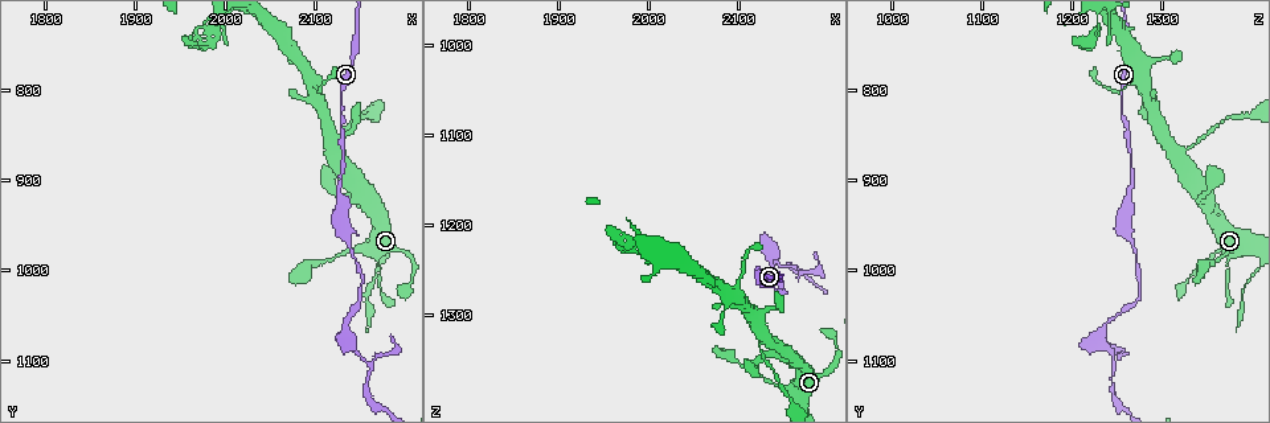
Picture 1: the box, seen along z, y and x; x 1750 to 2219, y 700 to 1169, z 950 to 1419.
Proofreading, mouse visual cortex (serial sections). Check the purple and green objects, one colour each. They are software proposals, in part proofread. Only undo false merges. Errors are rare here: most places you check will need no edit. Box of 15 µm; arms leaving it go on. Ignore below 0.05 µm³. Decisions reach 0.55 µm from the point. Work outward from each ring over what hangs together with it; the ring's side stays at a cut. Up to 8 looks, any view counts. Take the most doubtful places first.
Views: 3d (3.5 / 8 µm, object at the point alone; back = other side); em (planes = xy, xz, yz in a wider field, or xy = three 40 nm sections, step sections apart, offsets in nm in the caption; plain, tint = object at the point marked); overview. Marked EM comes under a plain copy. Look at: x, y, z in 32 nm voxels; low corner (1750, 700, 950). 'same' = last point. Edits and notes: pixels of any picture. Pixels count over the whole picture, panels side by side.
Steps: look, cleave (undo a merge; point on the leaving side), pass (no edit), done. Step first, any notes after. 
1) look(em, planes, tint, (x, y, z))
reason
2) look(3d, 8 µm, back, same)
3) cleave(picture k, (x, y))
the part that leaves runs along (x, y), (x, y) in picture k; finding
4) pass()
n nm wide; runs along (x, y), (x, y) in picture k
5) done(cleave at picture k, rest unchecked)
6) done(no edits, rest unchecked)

look(em, xy, step 5, tint, (2155, 1100, 1245))
sudden change in width

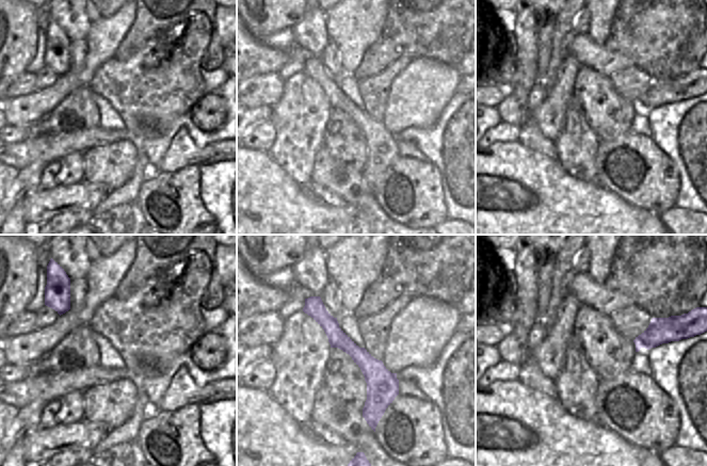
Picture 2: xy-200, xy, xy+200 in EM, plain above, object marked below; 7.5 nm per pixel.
look(3d, 3.5 µm, same)

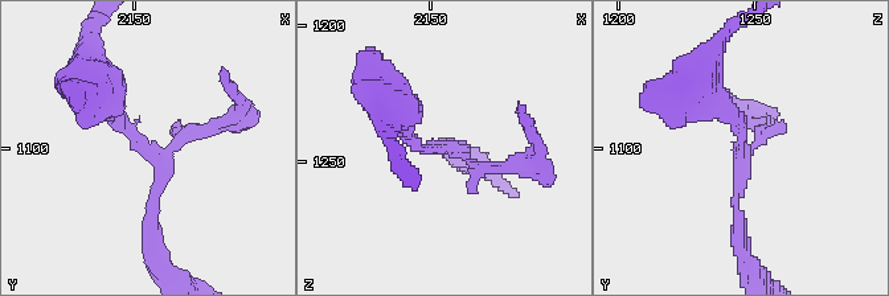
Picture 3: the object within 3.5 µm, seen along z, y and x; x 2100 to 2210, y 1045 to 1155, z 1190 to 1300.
cleave(picture 3, (511, 161))
arms of 150, 150, 250 nm; the part that leaves runs along (470, 163), (511, 167), (536, 149), (523, 112) in picture 3; a second cell is stuck on

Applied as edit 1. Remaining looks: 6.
look(3d, 8 µm, (2125, 875, 1320))
three-way junction

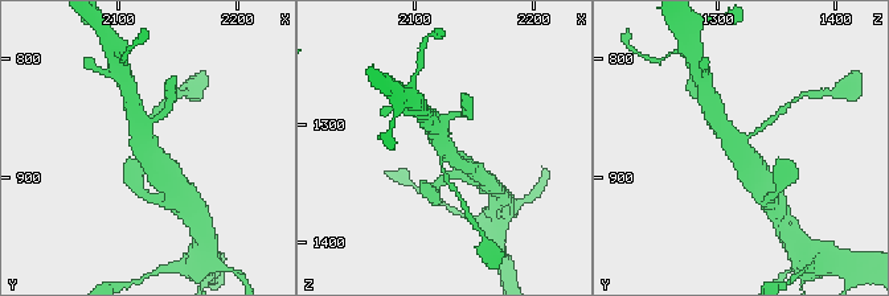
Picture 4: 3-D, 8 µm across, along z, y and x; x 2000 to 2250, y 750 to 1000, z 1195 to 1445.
look(3d, 3.5 µm, (2126, 874, 1318))
closer look

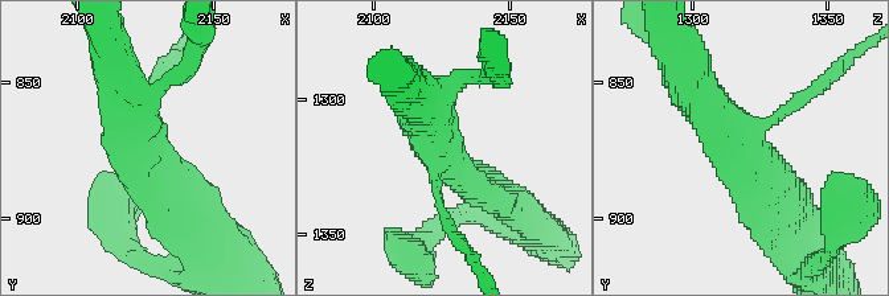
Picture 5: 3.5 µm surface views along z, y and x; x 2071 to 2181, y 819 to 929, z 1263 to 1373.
look(em, xy, step 5, tint, (2125, 874, 1318))
need the tissue

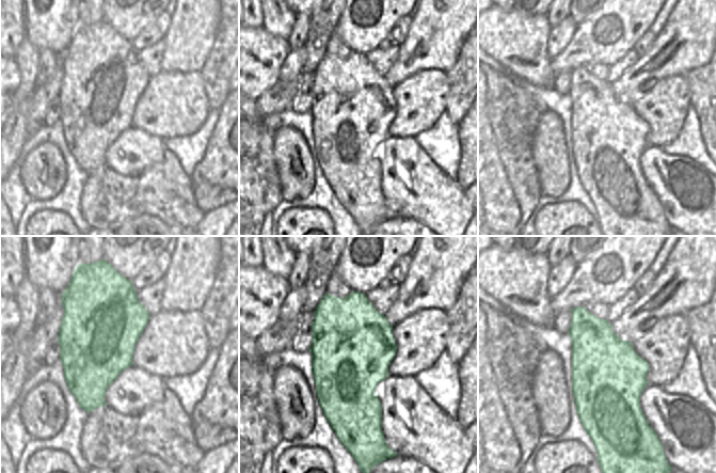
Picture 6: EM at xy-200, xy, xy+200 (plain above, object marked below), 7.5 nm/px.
pass()
3 arms; arms of 150, 400, 600 nm; runs along (789, 214), (696, 93), (693, 81) in picture 5; one cell here

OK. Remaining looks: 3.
look(3d, 3.5 µm, back, (2100, 810, 1290))
arms part here

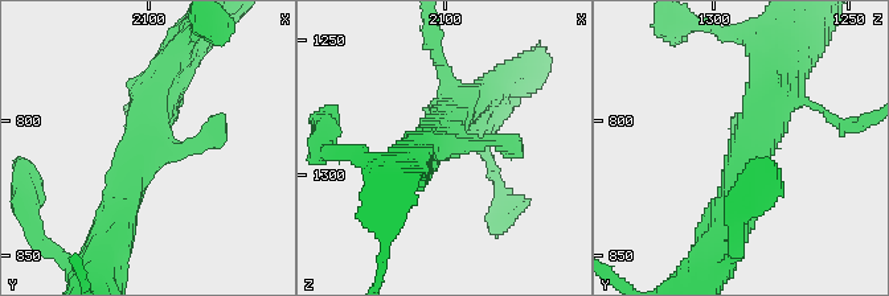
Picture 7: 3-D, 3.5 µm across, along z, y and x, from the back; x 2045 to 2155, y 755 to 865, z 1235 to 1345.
look(em, xy, step 3, tint, (2102, 807, 1286))
need the tissue

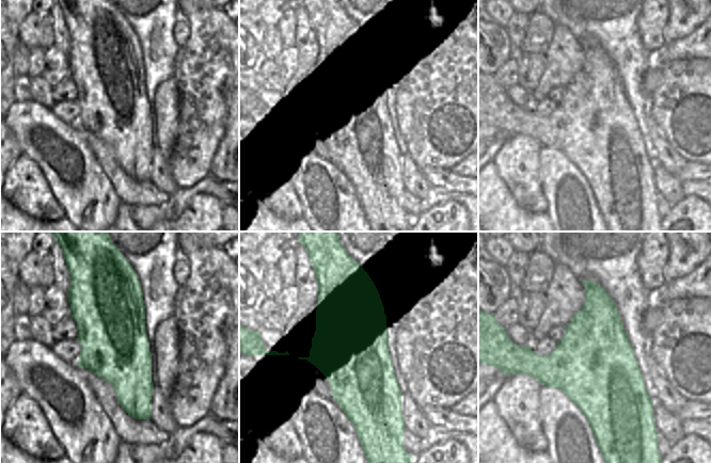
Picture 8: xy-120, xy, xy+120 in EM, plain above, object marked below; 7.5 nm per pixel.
pass()
runs along (114, 217), (171, 68) in picture 7; continuous, no second cell

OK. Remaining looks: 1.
done(cleave at picture 3, rest unchecked)

